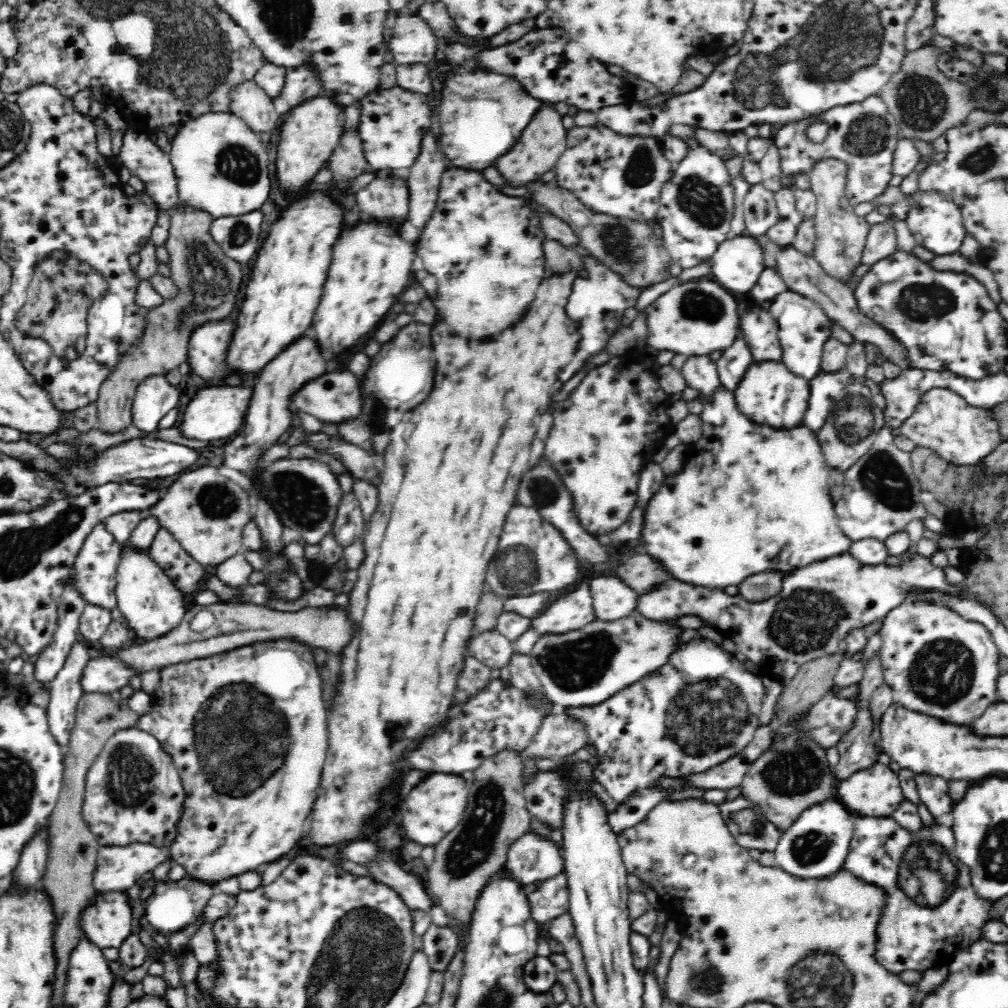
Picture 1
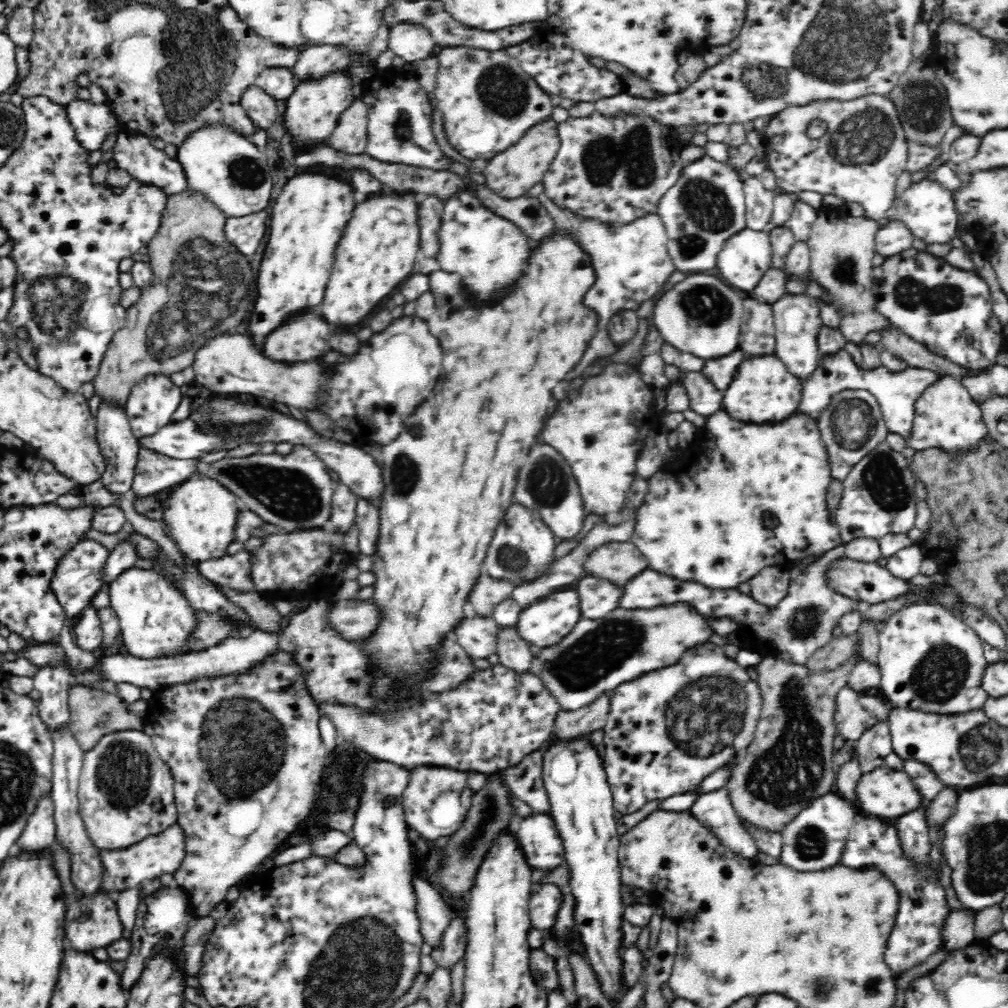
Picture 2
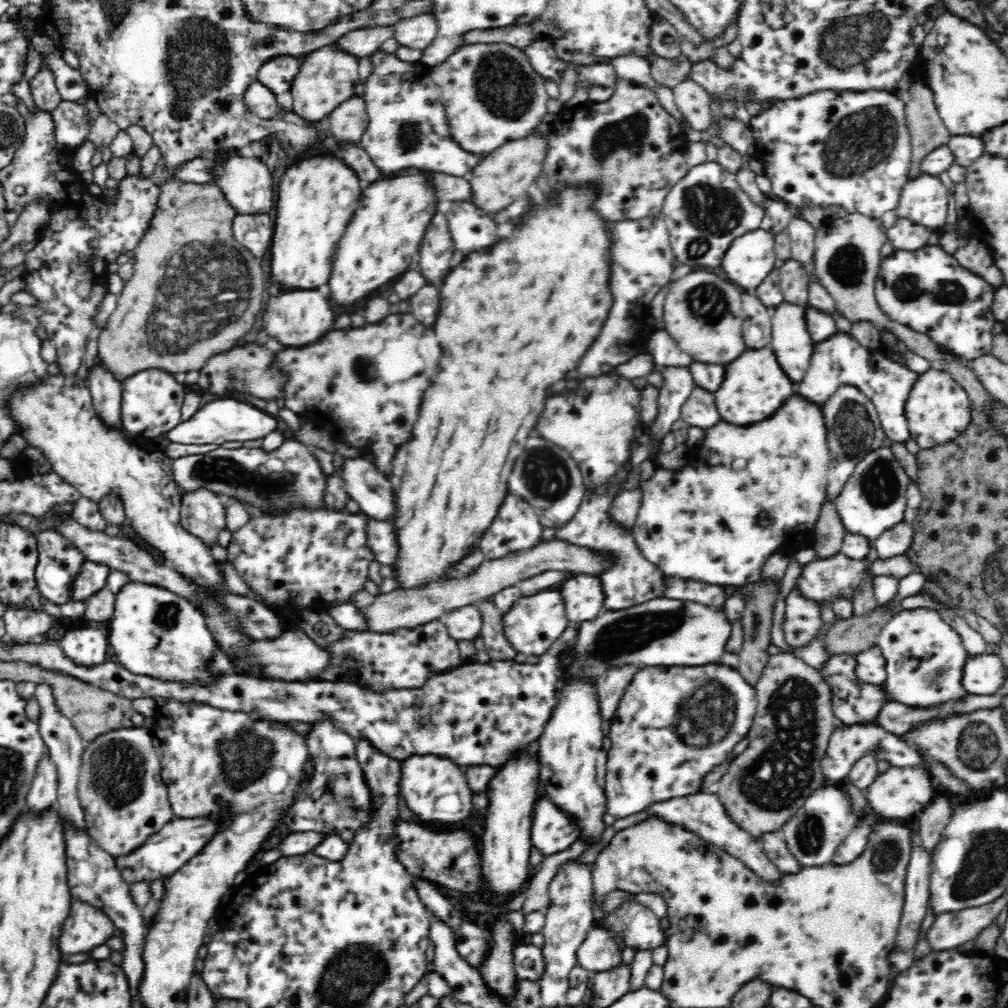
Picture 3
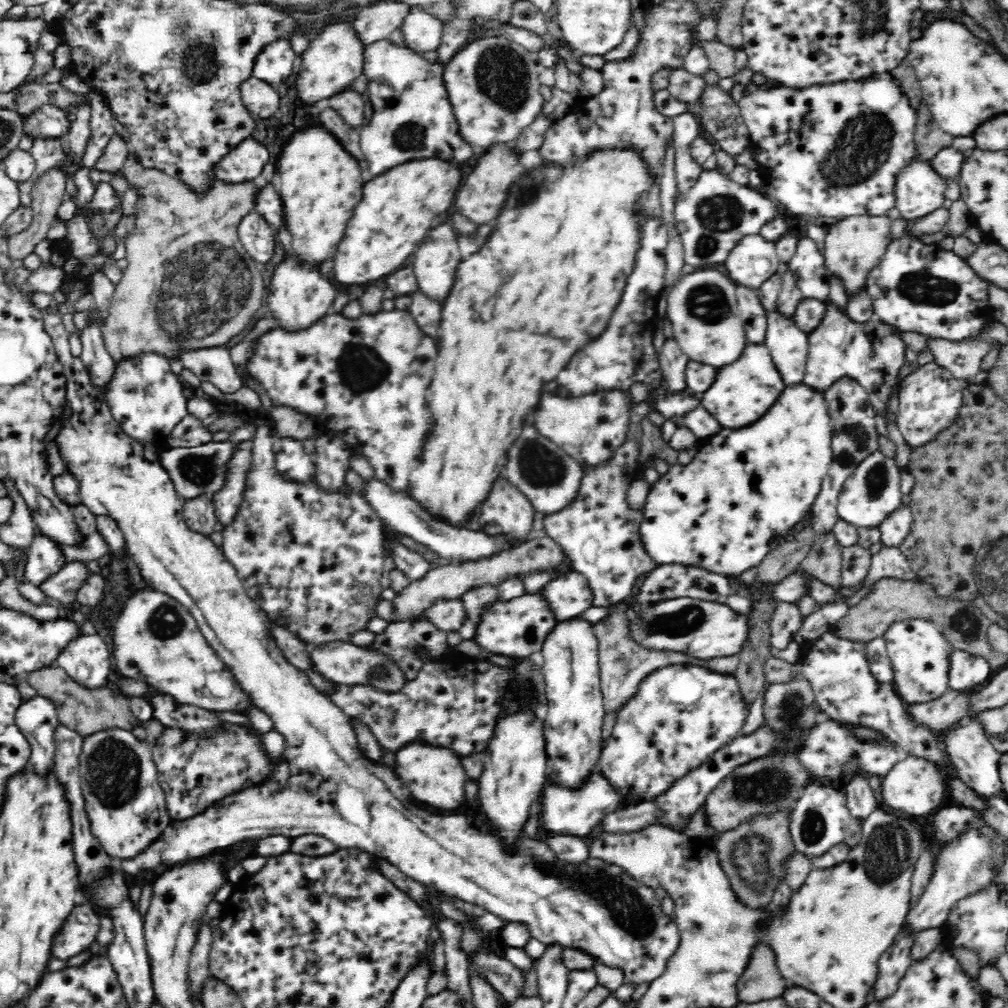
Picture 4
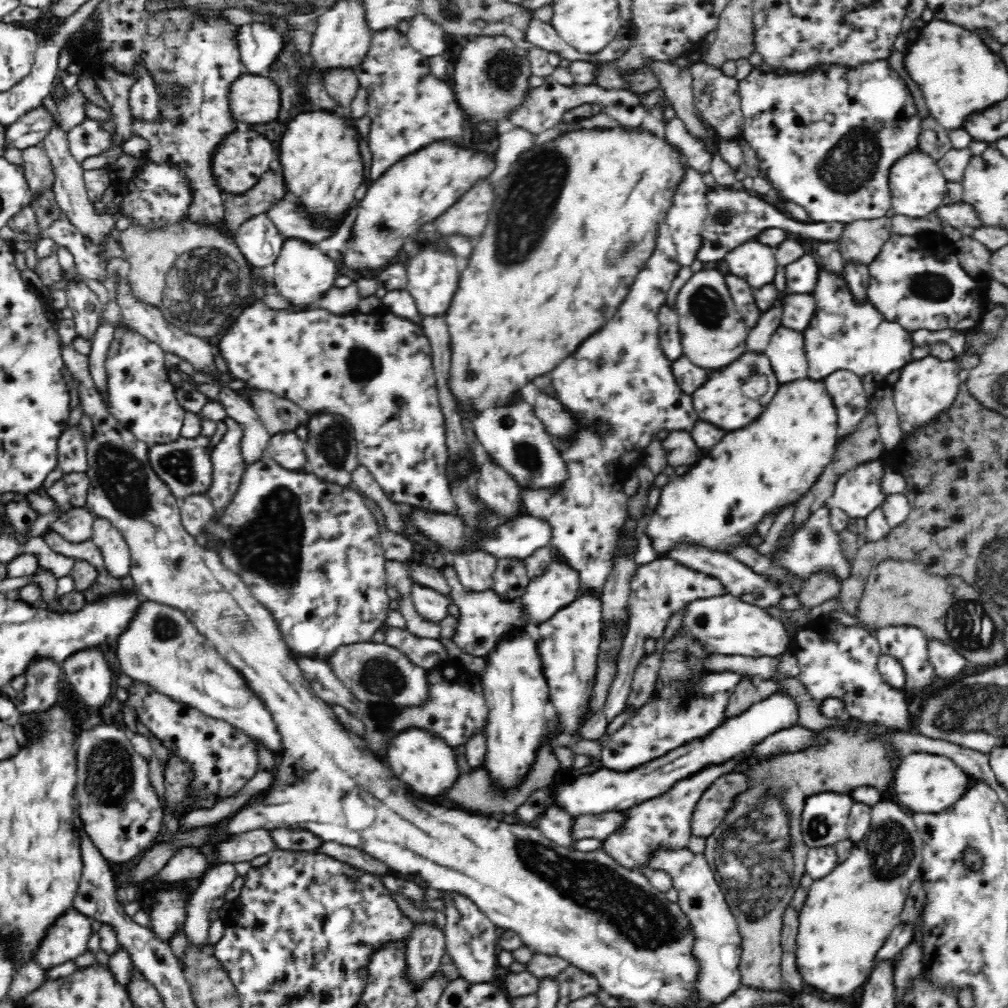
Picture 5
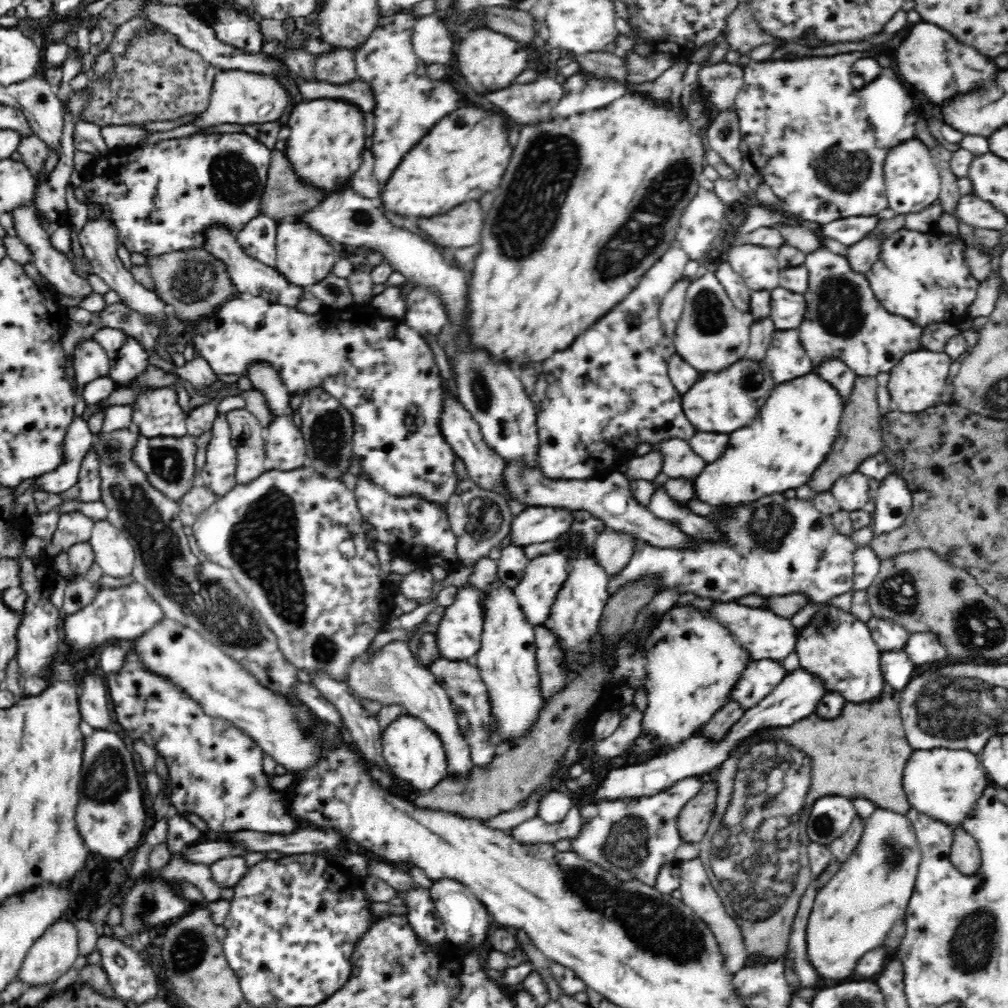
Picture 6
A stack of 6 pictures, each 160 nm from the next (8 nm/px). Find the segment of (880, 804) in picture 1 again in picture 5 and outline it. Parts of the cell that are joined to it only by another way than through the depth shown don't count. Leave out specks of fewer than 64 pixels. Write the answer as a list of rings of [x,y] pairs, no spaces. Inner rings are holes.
[[[910,754],[900,760],[894,780],[892,780],[892,794],[894,794],[895,803],[900,804],[905,810],[912,810],[910,814],[920,814],[924,812],[940,812],[950,808],[956,800],[964,794],[968,788],[968,780],[971,777],[964,774],[958,766],[954,766],[952,760],[944,756],[934,756],[934,754]]]

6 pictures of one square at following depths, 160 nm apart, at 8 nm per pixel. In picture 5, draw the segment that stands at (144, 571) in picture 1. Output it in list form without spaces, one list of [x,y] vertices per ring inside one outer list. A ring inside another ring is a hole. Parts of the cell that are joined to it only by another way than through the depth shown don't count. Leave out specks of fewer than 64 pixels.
[[[142,598],[132,618],[123,631],[120,631],[118,640],[114,643],[120,671],[132,681],[145,683],[152,691],[168,696],[176,703],[192,707],[204,715],[225,720],[233,727],[240,728],[248,737],[260,741],[276,756],[282,750],[282,737],[268,710],[264,709],[260,699],[246,687],[237,670],[228,665],[180,609],[162,604],[160,601]]]

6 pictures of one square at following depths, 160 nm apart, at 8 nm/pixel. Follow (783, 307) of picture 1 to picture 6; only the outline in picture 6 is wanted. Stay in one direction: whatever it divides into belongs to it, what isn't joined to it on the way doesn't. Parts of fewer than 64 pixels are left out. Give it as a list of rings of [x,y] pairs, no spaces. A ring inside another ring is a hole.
[[[796,329],[776,330],[765,352],[764,364],[774,374],[776,384],[806,376],[814,370]]]

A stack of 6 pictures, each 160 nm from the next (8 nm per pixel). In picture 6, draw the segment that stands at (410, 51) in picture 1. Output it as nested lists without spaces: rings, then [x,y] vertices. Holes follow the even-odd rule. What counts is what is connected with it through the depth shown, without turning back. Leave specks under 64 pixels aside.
[[[436,16],[417,17],[411,43],[414,52],[426,63],[446,64],[454,54],[454,35]]]

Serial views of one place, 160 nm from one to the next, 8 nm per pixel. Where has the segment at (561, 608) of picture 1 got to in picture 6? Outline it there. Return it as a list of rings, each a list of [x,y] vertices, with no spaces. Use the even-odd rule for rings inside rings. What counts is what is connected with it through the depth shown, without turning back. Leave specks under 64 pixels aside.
[[[471,581],[457,590],[453,603],[445,607],[445,613],[441,616],[435,633],[442,658],[452,662],[473,661],[474,656],[482,647],[484,612],[486,612],[484,600],[486,600],[486,593],[484,593],[483,585],[480,583]]]

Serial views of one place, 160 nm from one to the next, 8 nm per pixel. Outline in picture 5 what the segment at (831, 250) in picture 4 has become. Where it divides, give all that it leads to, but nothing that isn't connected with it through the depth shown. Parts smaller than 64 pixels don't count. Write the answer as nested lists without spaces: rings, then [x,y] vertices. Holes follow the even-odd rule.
[[[891,218],[854,220],[844,226],[837,243],[845,265],[870,267],[882,246],[892,237]]]

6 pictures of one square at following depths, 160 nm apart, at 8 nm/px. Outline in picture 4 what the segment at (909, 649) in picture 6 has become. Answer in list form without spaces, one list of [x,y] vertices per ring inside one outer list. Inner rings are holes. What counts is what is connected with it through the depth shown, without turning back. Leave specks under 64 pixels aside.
[[[955,649],[950,656],[949,686],[961,692],[974,692],[992,680],[993,667],[984,656]]]

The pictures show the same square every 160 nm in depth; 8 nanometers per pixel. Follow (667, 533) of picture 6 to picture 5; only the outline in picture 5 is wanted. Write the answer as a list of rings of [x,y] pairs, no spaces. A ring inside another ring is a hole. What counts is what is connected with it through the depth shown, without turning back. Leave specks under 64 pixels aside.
[[[701,546],[696,548],[676,548],[672,552],[668,552],[665,556],[678,561],[682,566],[691,568],[696,572],[712,576],[720,581],[726,593],[747,602],[754,604],[760,608],[770,608],[780,606],[780,600],[784,598],[782,588],[777,582],[769,579],[767,576],[756,574],[747,564],[735,559],[732,555],[721,554],[721,552],[708,552]]]

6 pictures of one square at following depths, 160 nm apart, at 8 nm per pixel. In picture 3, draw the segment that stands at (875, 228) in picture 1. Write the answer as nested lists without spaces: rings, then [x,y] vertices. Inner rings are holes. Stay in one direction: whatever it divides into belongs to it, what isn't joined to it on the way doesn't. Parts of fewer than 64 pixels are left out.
[[[899,218],[890,230],[886,230],[886,237],[894,251],[916,251],[927,244],[930,234],[932,231],[902,218]]]

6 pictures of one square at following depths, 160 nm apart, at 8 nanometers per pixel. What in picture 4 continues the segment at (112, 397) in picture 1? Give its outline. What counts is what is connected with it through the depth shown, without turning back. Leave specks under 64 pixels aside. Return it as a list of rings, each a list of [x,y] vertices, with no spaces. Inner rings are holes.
[[[130,152],[126,162],[120,170],[126,182],[130,187],[136,187],[138,191],[138,202],[136,205],[137,218],[139,220],[136,224],[135,232],[126,240],[124,240],[126,246],[126,259],[128,259],[128,266],[123,272],[123,276],[118,284],[114,285],[113,293],[109,302],[109,313],[103,318],[101,326],[102,337],[104,340],[104,346],[108,351],[108,354],[112,357],[114,362],[124,362],[124,360],[132,360],[136,356],[142,356],[142,354],[157,354],[164,358],[170,358],[170,360],[182,361],[182,354],[184,352],[193,352],[196,350],[202,350],[202,348],[216,348],[228,344],[234,336],[238,336],[240,332],[244,332],[244,328],[248,328],[248,324],[252,324],[252,318],[256,316],[256,312],[262,308],[262,298],[264,298],[264,278],[262,278],[262,272],[258,268],[258,262],[243,249],[243,245],[237,234],[237,228],[240,224],[240,220],[246,216],[246,214],[252,213],[254,210],[254,196],[258,192],[258,186],[254,181],[248,181],[240,184],[226,184],[220,180],[214,179],[210,181],[210,188],[199,192],[185,184],[184,181],[171,177],[169,174],[156,170],[155,168],[144,168],[134,153]]]

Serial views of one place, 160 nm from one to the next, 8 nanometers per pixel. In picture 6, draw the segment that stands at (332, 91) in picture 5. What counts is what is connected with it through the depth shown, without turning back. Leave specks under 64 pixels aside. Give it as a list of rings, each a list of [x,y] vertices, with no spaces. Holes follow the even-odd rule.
[[[340,48],[316,55],[316,78],[330,84],[350,84],[357,78],[355,53]]]

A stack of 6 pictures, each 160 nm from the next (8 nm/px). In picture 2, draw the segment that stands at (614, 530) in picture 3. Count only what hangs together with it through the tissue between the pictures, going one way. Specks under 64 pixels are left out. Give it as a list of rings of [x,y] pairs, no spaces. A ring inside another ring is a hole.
[[[838,546],[836,548],[833,548],[832,550],[825,552],[823,556],[816,560],[816,562],[812,562],[812,564],[809,564],[804,571],[802,571],[799,574],[796,574],[792,576],[792,578],[789,579],[789,585],[787,588],[787,592],[785,594],[785,597],[777,604],[772,607],[764,606],[763,604],[760,604],[759,602],[756,602],[754,598],[752,598],[749,594],[745,594],[740,592],[737,588],[732,589],[724,589],[724,590],[716,590],[716,589],[709,589],[705,586],[700,586],[697,582],[694,581],[681,581],[678,579],[674,579],[672,577],[668,577],[664,573],[656,572],[655,570],[644,570],[642,572],[642,576],[638,576],[638,578],[632,578],[628,584],[624,584],[624,596],[622,596],[622,602],[620,602],[620,607],[626,609],[626,610],[636,610],[636,608],[640,608],[640,610],[654,610],[654,608],[658,608],[658,606],[668,606],[668,604],[678,604],[678,602],[682,602],[682,604],[688,604],[690,608],[694,608],[700,616],[704,616],[704,618],[729,618],[730,620],[733,620],[737,624],[738,630],[736,630],[736,633],[740,633],[741,640],[740,640],[740,646],[741,647],[748,647],[753,648],[754,650],[758,650],[762,656],[773,656],[775,655],[776,658],[779,658],[780,660],[783,660],[784,663],[790,664],[790,665],[796,665],[796,666],[803,666],[806,664],[807,659],[809,659],[814,652],[816,652],[819,648],[822,648],[828,644],[828,642],[831,642],[832,639],[834,639],[834,628],[840,624],[840,620],[844,619],[844,616],[847,616],[850,614],[850,612],[863,612],[866,610],[866,608],[870,605],[874,604],[867,604],[867,602],[862,601],[862,599],[858,599],[858,597],[850,597],[848,595],[844,595],[844,593],[840,593],[840,591],[836,591],[836,588],[832,587],[830,583],[828,583],[828,579],[826,579],[826,576],[828,575],[828,572],[830,572],[830,568],[832,568],[832,564],[835,564],[838,562],[838,560],[842,560],[842,558],[846,557],[845,548],[843,546]]]

